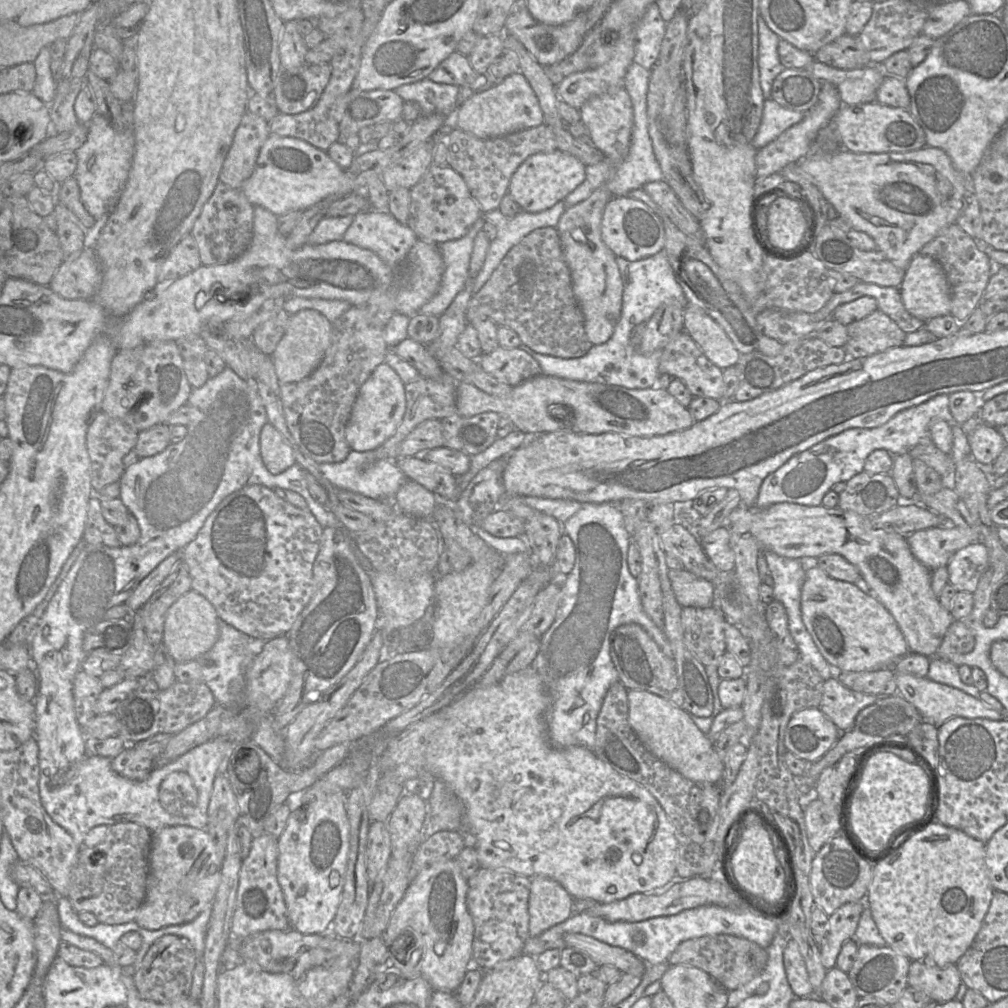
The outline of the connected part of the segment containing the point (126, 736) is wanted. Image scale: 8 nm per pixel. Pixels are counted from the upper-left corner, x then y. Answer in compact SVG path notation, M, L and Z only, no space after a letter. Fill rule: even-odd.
M151 674L137 679L136 689L113 712L119 720L118 735L127 745L136 744L154 735L174 735L204 718L215 706L211 689L204 682L175 681L168 689L160 689Z

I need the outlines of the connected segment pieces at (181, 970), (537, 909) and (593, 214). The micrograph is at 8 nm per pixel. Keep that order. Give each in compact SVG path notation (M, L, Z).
M164 935L149 948L132 978L142 998L162 1004L172 1003L190 996L195 964L195 951L188 939Z
M545 877L531 878L529 896L529 936L540 935L567 920L574 911L574 899L557 881Z
M605 183L588 199L567 207L556 227L570 270L572 290L584 317L584 330L592 345L603 344L611 338L622 309L623 282L616 256L601 238L602 215L611 198Z

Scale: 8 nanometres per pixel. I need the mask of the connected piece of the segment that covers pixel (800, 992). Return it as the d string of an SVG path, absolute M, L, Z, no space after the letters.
M788 939L784 948L783 963L788 983L796 998L813 996L805 961L798 944L792 939Z

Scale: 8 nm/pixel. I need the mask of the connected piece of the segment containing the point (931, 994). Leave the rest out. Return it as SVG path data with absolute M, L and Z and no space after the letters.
M911 961L908 986L924 992L933 1004L955 999L962 980L956 964L944 968L931 962Z

